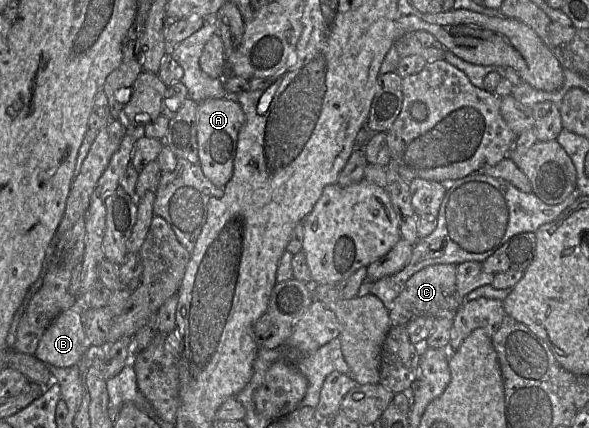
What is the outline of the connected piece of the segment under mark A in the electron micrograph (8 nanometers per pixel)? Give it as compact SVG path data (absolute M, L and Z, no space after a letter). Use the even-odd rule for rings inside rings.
M209 98L199 103L196 136L199 165L215 186L224 187L233 175L238 133L244 123L244 113L237 101Z

